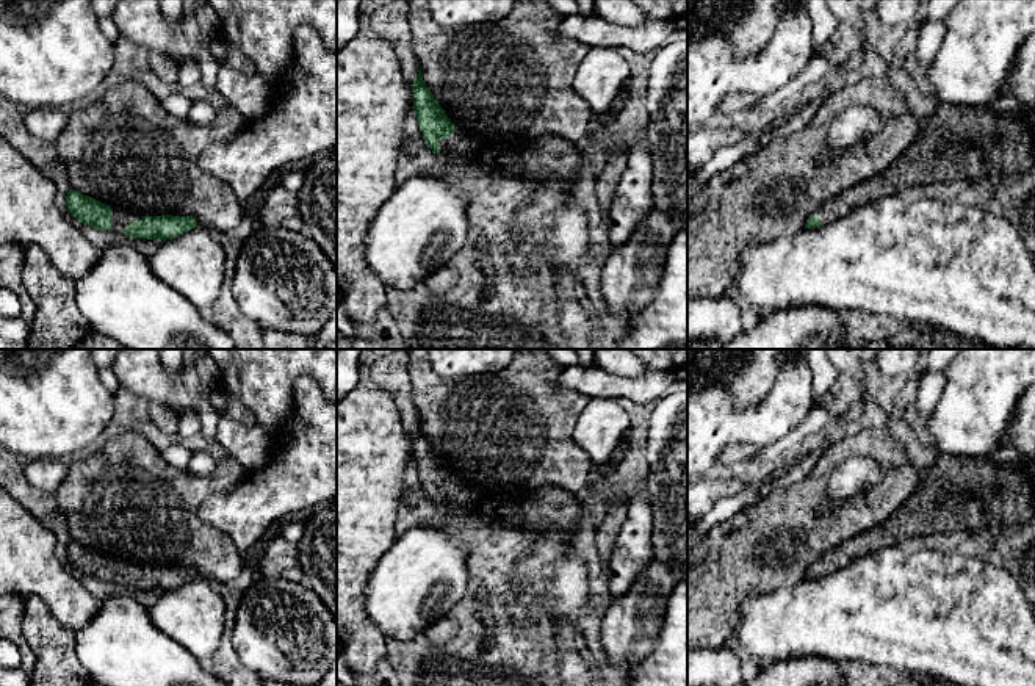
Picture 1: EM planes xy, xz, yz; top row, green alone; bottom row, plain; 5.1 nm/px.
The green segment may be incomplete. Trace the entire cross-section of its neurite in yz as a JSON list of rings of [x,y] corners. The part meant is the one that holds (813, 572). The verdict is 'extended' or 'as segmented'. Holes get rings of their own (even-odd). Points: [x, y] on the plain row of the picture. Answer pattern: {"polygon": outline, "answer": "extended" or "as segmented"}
{"polygon": [[[939,454],[911,496],[889,518],[824,553],[806,570],[805,579],[830,575],[853,559],[888,545],[916,545],[935,534],[958,536],[982,529],[1001,529],[1033,518],[1033,487],[1022,468],[999,465],[991,454],[979,457]]], "answer": "extended"}

